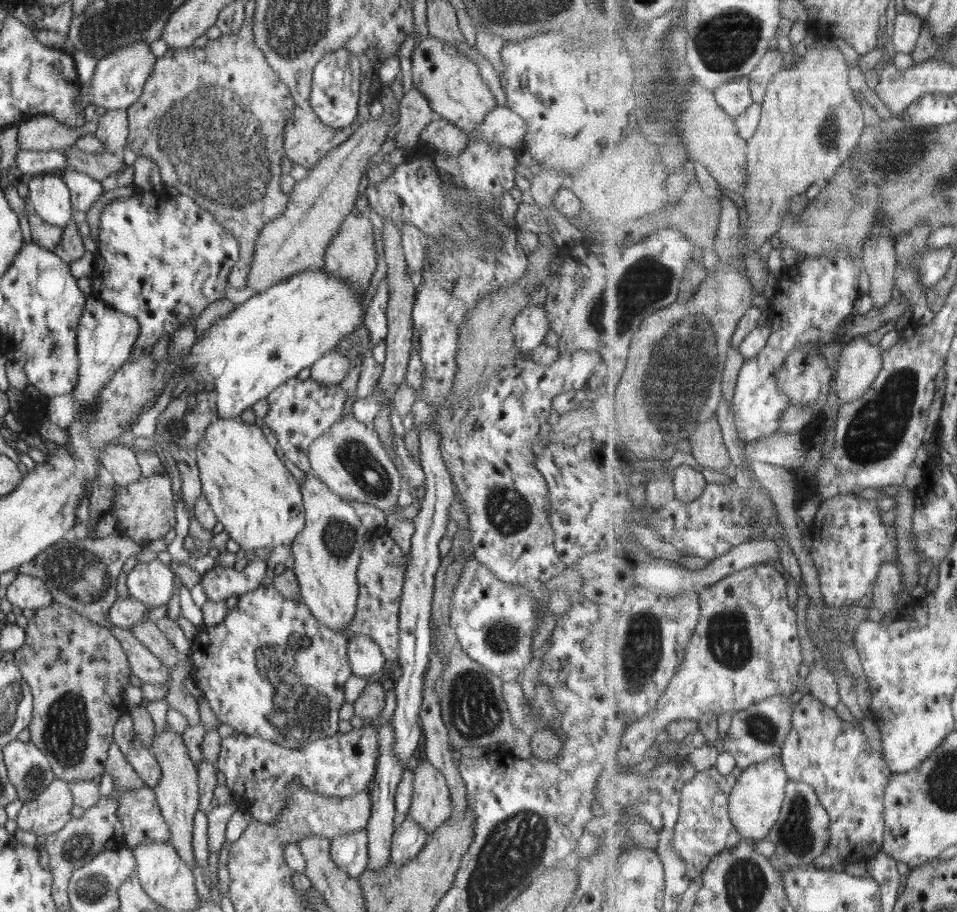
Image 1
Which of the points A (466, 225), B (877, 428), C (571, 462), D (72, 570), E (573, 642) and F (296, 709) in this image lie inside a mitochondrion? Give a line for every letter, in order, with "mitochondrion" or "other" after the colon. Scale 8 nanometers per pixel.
A: mitochondrion
B: mitochondrion
C: other
D: mitochondrion
E: other
F: mitochondrion

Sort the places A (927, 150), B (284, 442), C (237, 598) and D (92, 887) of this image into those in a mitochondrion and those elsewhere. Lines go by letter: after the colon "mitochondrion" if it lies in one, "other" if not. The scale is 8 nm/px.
A: mitochondrion
B: other
C: other
D: mitochondrion

